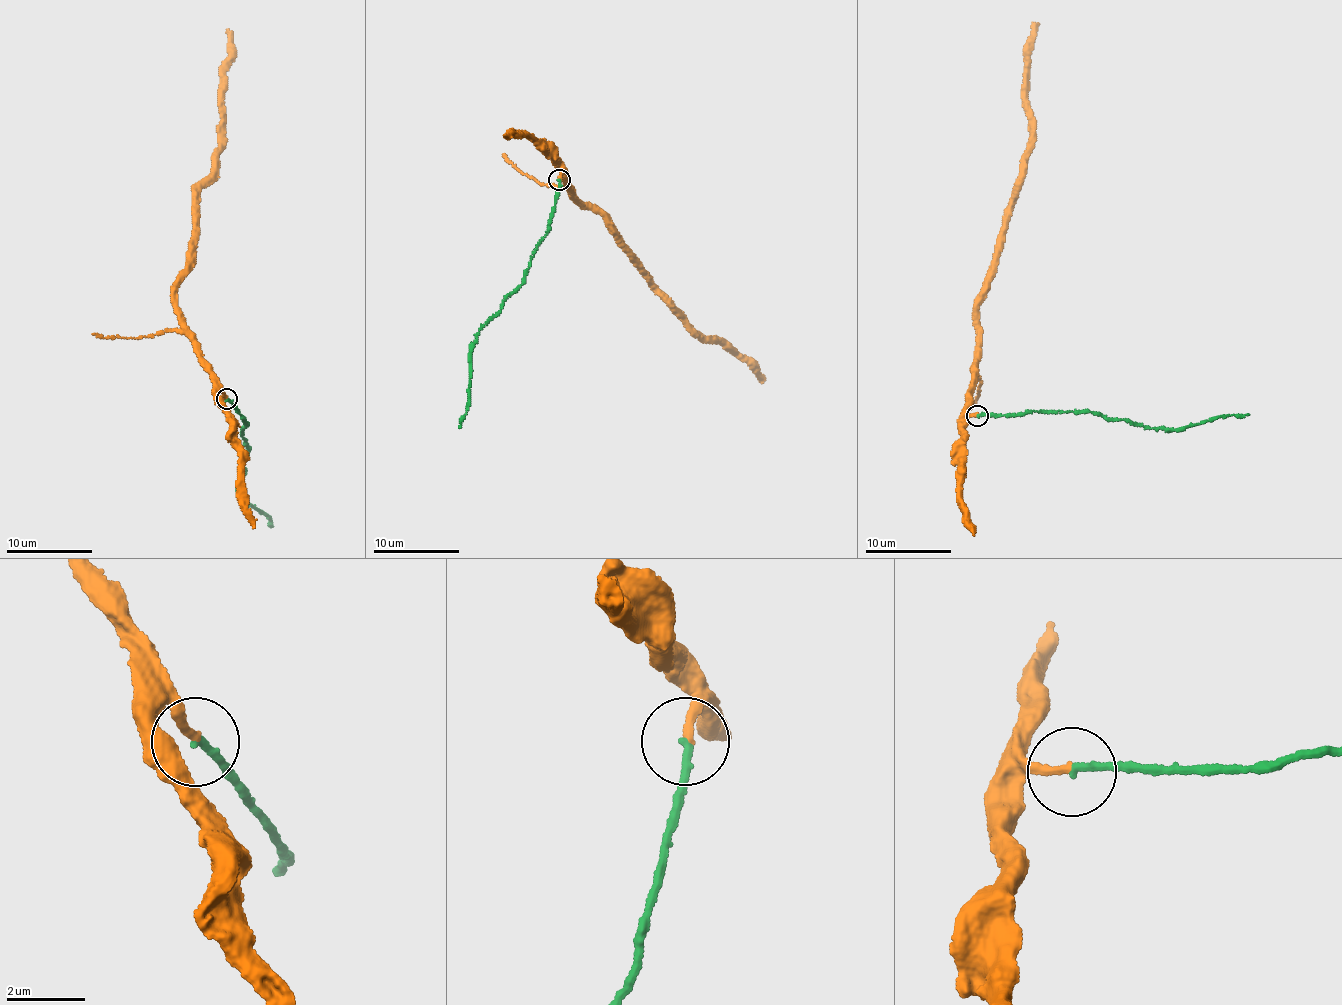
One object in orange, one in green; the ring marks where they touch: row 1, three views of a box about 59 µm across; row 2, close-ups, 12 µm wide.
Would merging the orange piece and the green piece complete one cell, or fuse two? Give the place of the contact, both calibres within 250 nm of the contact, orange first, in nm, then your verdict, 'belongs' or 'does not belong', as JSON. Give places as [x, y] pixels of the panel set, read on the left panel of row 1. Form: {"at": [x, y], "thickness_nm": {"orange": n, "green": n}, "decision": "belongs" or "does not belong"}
{"at": [226, 399], "thickness_nm": {"orange": 240, "green": 190}, "decision": "belongs"}

